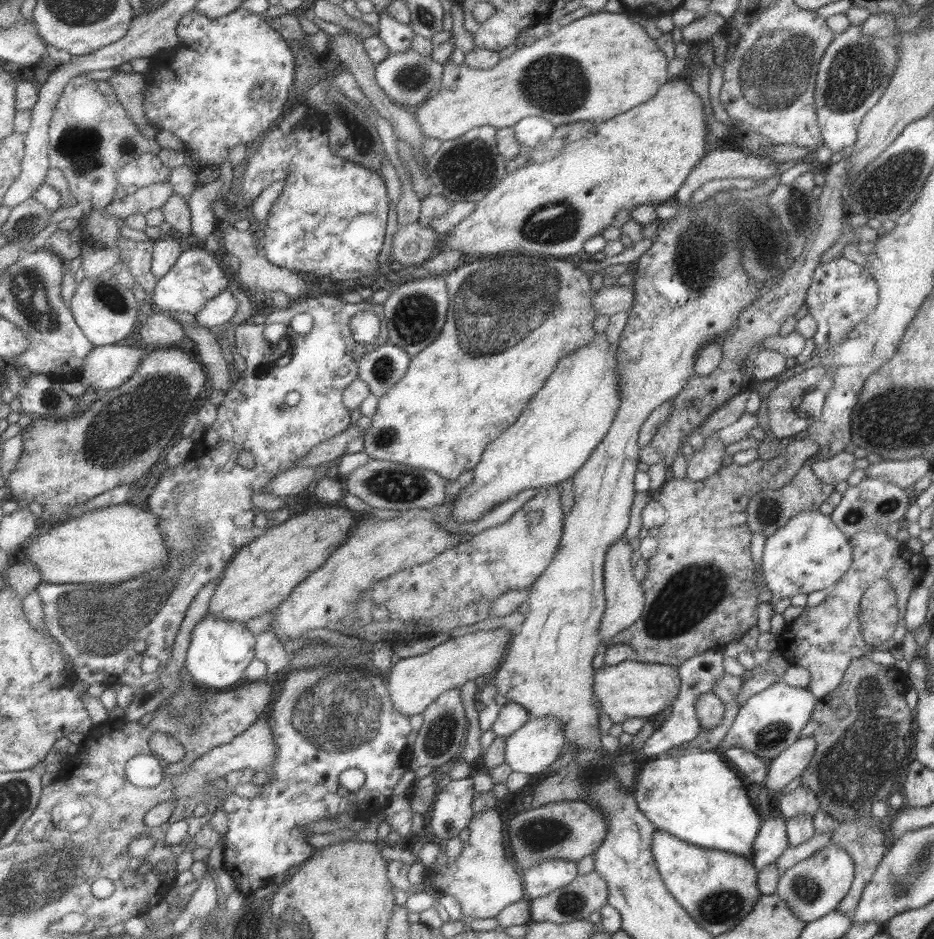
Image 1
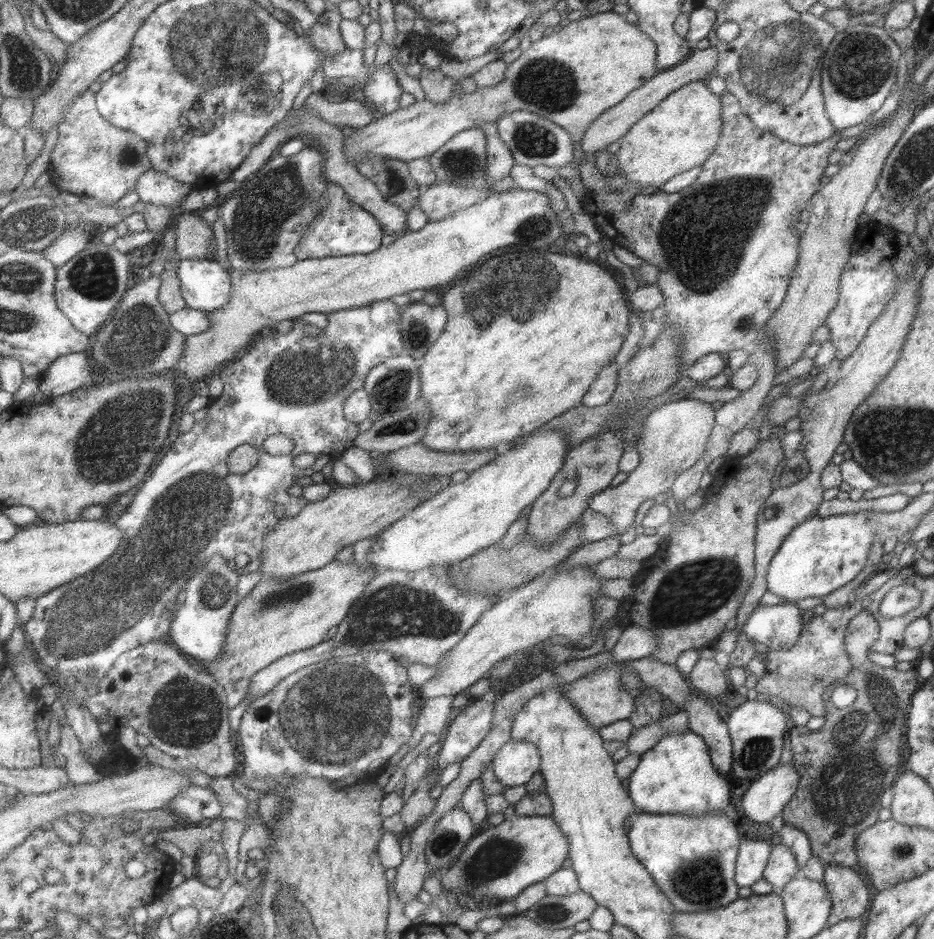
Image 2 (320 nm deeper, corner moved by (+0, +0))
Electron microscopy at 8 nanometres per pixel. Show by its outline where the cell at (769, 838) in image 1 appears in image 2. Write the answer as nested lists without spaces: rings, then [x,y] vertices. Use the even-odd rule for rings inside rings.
[[[754,837],[741,839],[733,876],[735,884],[739,887],[750,887],[761,879],[772,847],[773,844],[757,841]]]

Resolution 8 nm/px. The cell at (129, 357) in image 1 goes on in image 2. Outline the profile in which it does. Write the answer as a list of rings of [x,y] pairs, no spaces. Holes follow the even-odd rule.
[[[87,351],[73,352],[55,359],[46,370],[46,374],[38,378],[40,392],[50,399],[73,393],[75,390],[93,384],[93,370]]]

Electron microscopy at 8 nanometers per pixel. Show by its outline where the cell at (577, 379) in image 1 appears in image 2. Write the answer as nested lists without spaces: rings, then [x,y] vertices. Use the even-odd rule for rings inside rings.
[[[539,428],[531,434],[521,445],[508,447],[487,465],[469,472],[464,481],[449,483],[406,512],[402,519],[383,528],[370,548],[368,562],[381,570],[415,572],[430,566],[447,566],[496,544],[519,512],[547,488],[570,449],[561,431]]]

